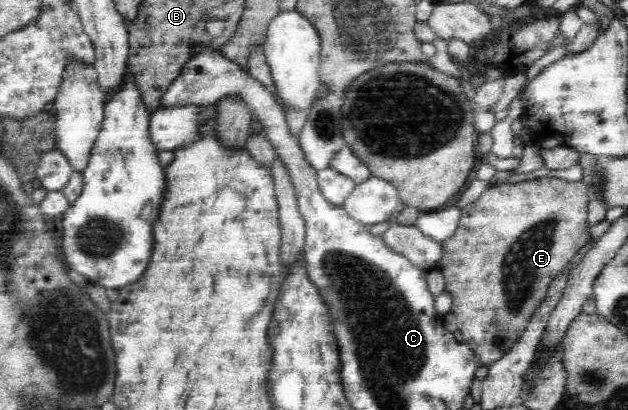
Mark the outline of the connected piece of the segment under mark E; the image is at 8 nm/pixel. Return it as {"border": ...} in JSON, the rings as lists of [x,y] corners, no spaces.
{"border":[[[541,175],[541,178],[538,179],[525,179],[524,182],[505,183],[488,188],[477,198],[475,203],[462,210],[455,233],[442,241],[445,255],[441,257],[438,269],[443,274],[443,277],[445,277],[445,291],[453,297],[453,304],[450,311],[456,317],[458,328],[464,337],[463,342],[474,352],[477,363],[488,367],[490,363],[504,356],[514,343],[517,343],[518,337],[522,335],[533,312],[543,299],[545,299],[551,280],[575,257],[575,253],[588,243],[591,238],[590,230],[587,229],[589,203],[588,187],[585,182],[569,183],[564,179],[555,177],[555,175]]]}

